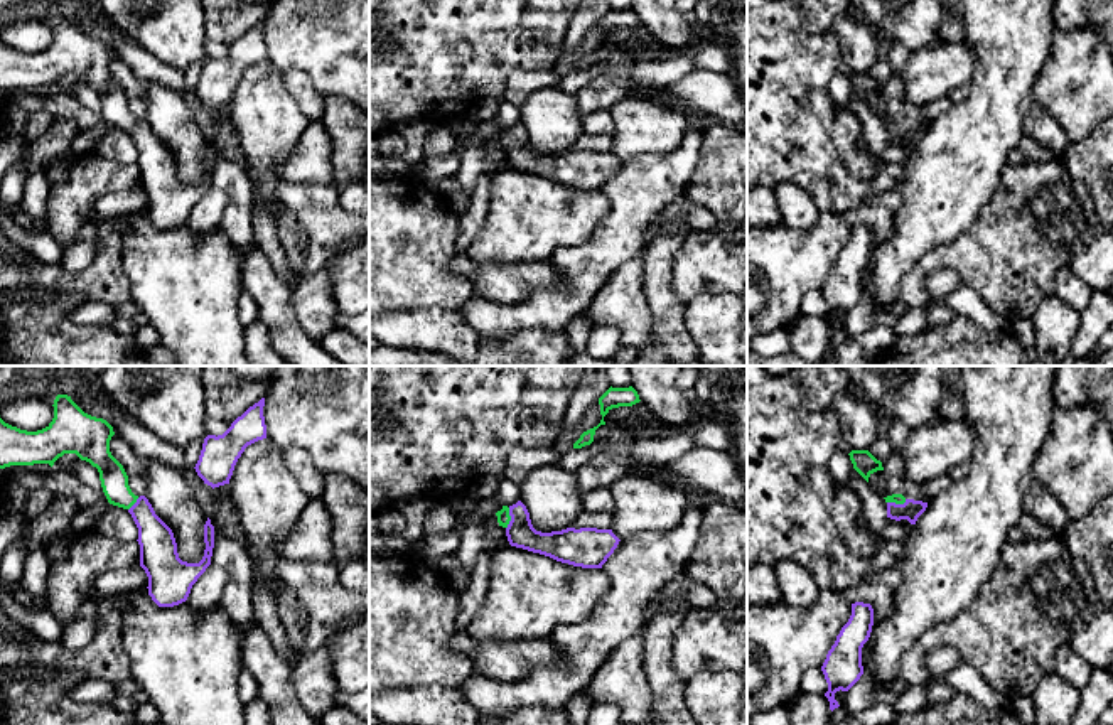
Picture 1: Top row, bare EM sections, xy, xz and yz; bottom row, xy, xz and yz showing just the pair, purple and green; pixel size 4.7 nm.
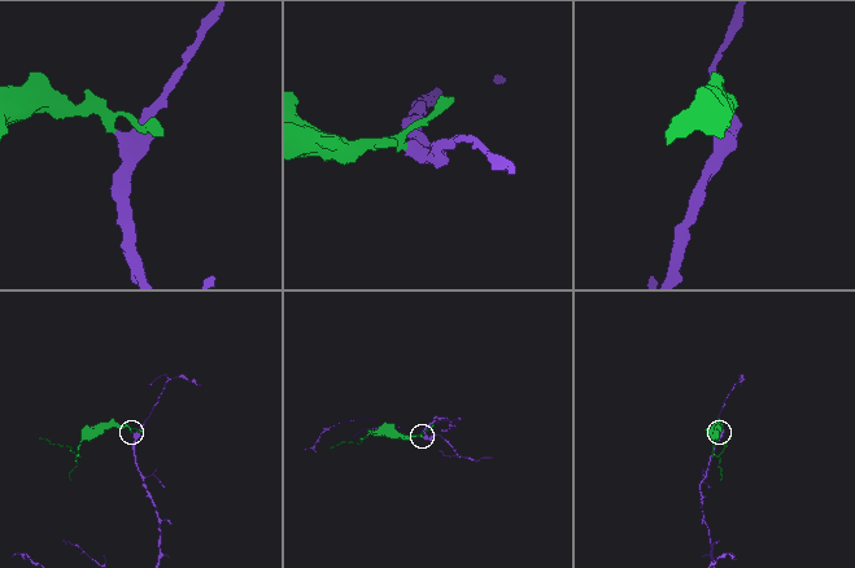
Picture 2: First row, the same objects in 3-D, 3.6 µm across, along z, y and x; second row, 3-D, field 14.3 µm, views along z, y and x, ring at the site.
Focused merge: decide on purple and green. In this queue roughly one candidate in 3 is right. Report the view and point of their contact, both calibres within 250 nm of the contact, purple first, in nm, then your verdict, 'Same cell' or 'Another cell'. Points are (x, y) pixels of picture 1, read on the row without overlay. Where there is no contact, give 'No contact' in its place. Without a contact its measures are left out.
Touches purple at xz (511, 140). Thickness 140 nm (purple) against 60 nm. Same cell

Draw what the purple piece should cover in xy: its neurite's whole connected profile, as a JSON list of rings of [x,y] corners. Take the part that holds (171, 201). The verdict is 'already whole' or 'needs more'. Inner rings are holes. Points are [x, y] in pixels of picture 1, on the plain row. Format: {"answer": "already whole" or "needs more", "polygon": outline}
{"answer": "needs more", "polygon": [[[67,17],[54,22],[52,44],[37,54],[20,52],[0,40],[0,91],[10,88],[49,86],[64,76],[76,76],[99,94],[110,126],[126,132],[137,150],[140,189],[148,199],[148,218],[159,229],[174,229],[187,223],[192,207],[211,187],[214,148],[204,147],[204,179],[199,185],[179,180],[172,152],[155,137],[145,118],[135,118],[123,88],[111,78],[113,49],[84,35]]]}

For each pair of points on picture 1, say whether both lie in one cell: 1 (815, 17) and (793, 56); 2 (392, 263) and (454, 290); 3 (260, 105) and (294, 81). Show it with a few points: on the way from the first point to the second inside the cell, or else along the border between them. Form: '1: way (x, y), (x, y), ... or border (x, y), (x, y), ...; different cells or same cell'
1: border (801, 17), (803, 26), (813, 34), (830, 31); different cells
2: way (407, 263), (419, 275), (439, 285); same cell
3: border (282, 75), (285, 90), (307, 120); different cells

